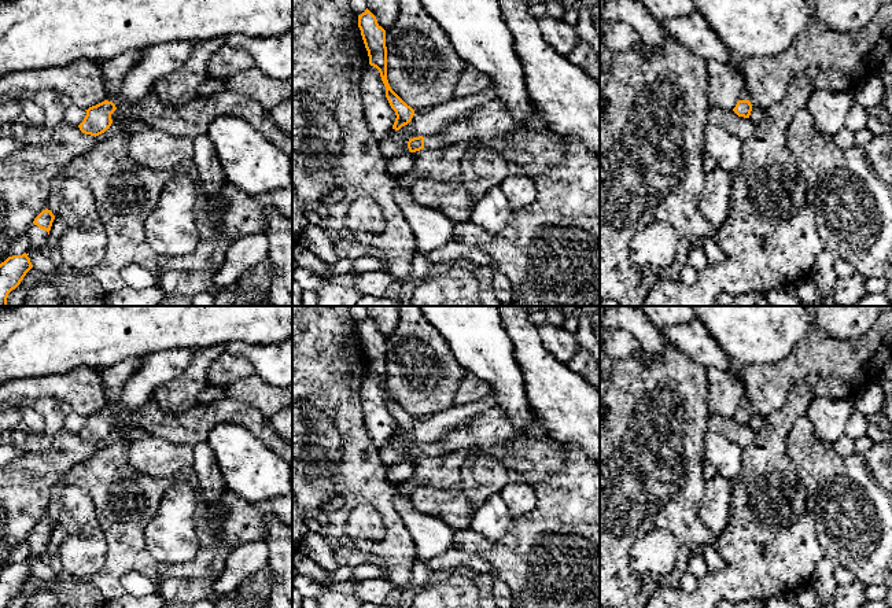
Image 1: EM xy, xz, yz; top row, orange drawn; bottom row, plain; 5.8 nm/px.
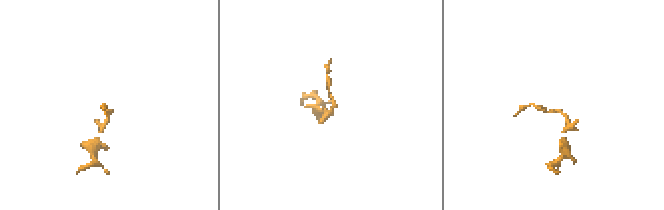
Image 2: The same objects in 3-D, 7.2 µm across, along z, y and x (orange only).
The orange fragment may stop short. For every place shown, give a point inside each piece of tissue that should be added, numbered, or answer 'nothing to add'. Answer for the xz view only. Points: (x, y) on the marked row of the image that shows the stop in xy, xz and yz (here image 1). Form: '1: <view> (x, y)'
1: xz (435, 142)

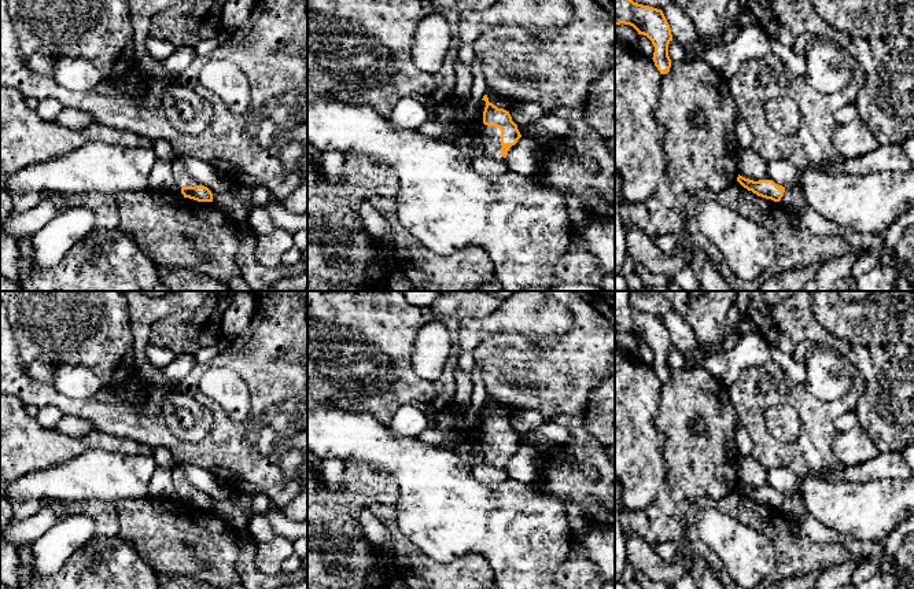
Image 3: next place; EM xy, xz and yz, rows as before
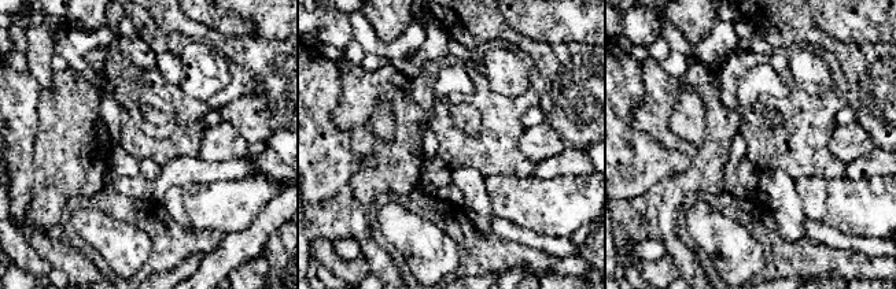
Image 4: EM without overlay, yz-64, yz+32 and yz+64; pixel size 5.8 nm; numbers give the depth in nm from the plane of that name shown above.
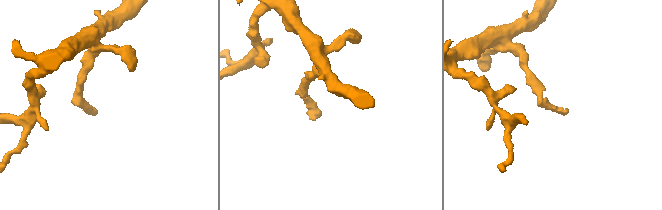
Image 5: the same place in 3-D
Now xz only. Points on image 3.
1: xz (490, 136)

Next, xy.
1: xy (183, 179)

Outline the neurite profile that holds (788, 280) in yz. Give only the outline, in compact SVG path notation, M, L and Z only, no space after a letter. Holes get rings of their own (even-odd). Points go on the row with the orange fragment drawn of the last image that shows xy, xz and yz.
M808 265L799 270L784 270L764 277L758 291L803 291L804 284L817 275L819 268L821 265Z

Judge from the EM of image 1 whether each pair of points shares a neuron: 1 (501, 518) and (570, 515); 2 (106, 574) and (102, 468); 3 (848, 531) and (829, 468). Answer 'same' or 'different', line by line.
1: different
2: same
3: same

